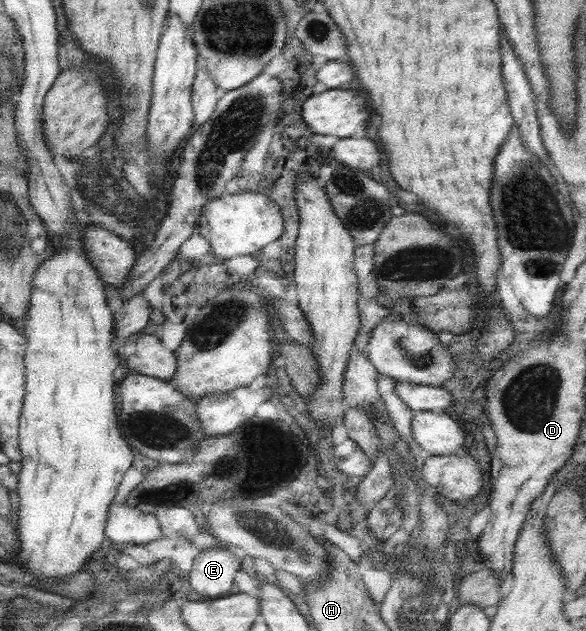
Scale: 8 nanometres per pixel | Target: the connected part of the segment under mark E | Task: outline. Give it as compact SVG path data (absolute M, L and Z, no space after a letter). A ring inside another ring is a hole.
M223 548L200 550L187 572L188 585L201 597L227 596L240 560Z

